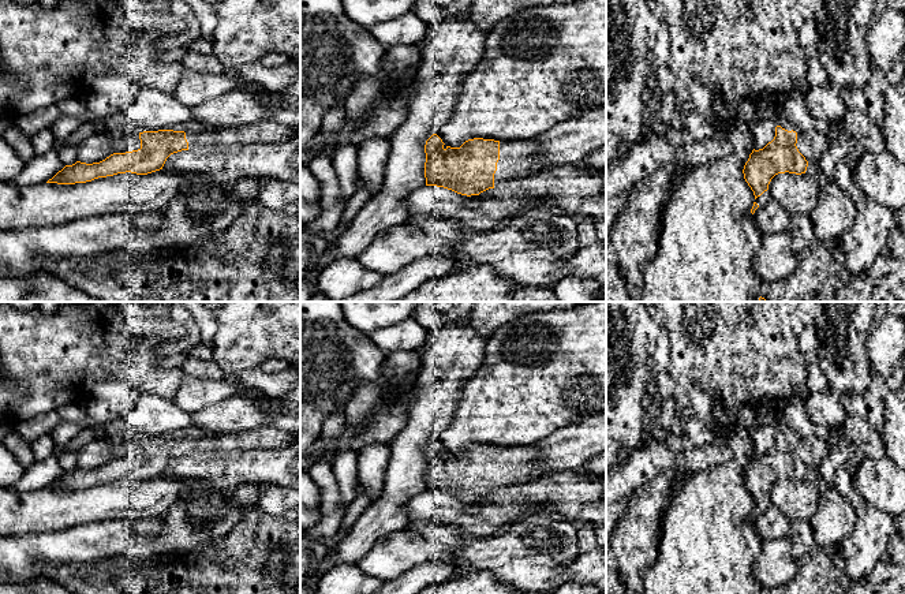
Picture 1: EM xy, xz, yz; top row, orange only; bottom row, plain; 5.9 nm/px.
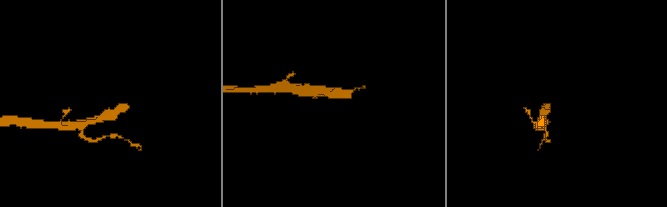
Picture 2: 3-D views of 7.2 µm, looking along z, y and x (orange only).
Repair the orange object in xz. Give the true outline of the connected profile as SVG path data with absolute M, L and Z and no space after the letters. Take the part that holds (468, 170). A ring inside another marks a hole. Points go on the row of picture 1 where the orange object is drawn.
M437 134L426 141L426 186L444 187L467 197L489 188L509 191L520 180L551 169L538 162L536 139L500 142L474 138L460 147L444 145Z

